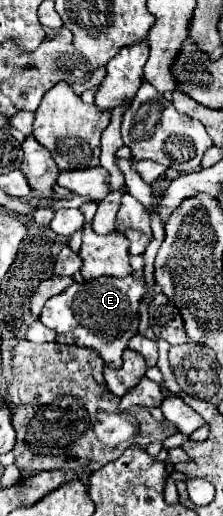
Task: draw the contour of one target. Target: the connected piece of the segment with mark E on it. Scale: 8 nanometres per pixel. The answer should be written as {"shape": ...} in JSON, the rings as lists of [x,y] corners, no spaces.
{"shape":[[[132,274],[124,278],[100,276],[82,284],[74,282],[62,294],[50,298],[44,304],[40,320],[56,332],[58,344],[74,344],[84,346],[88,350],[96,350],[96,354],[100,354],[106,366],[120,368],[122,354],[128,348],[128,338],[138,334],[138,308],[146,292],[148,286],[144,278],[134,278]]]}

